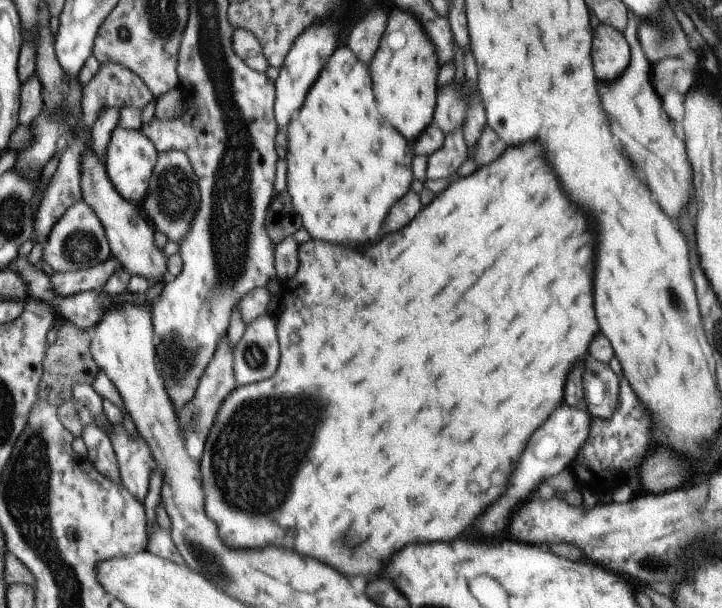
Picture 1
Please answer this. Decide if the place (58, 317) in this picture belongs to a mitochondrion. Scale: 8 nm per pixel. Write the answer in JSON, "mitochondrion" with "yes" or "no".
{"mitochondrion":"no"}

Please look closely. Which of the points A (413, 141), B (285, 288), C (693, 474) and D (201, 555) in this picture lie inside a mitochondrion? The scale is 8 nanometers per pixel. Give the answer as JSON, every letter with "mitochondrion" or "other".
{"A":"other","B":"other","C":"other","D":"mitochondrion"}

